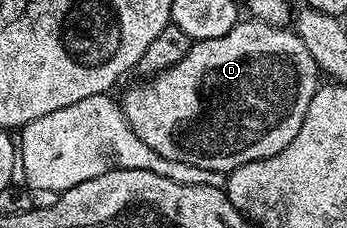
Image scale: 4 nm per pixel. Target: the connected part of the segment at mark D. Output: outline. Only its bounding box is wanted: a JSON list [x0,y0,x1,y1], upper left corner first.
[121,18,321,173]

